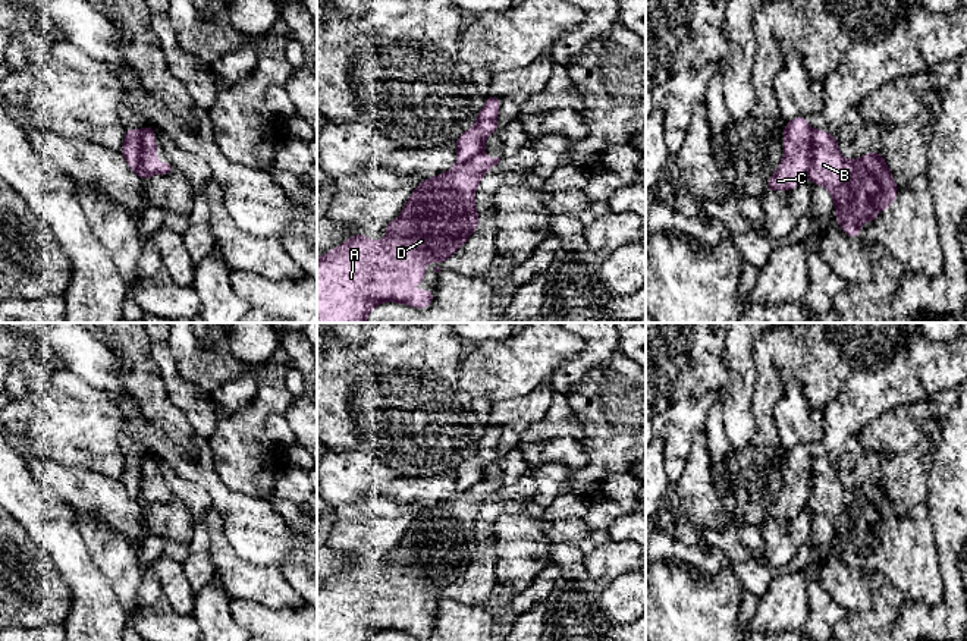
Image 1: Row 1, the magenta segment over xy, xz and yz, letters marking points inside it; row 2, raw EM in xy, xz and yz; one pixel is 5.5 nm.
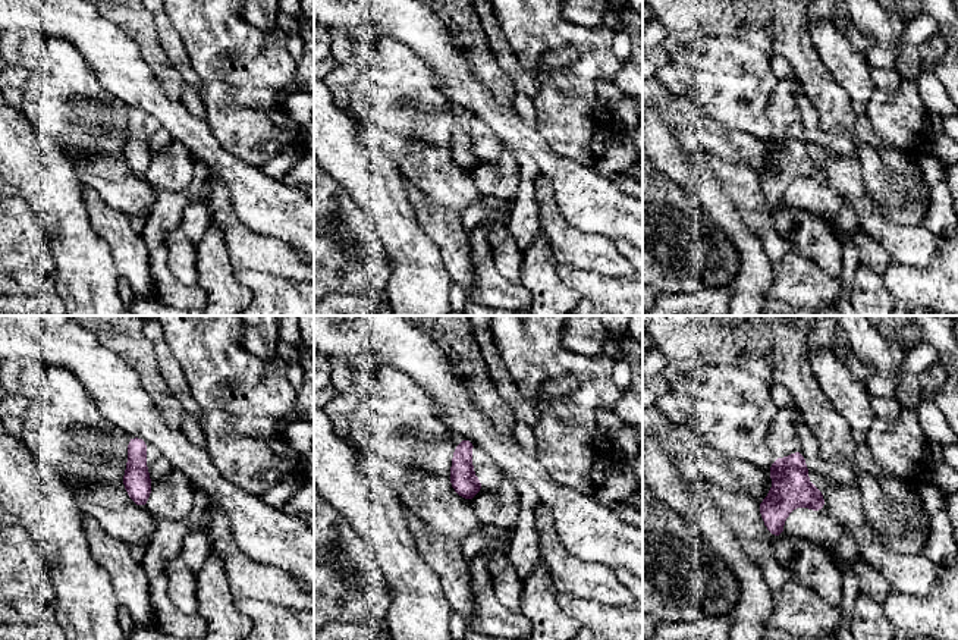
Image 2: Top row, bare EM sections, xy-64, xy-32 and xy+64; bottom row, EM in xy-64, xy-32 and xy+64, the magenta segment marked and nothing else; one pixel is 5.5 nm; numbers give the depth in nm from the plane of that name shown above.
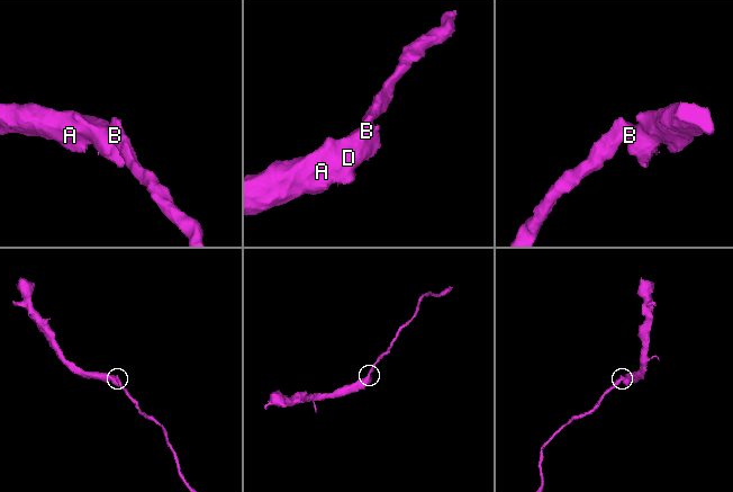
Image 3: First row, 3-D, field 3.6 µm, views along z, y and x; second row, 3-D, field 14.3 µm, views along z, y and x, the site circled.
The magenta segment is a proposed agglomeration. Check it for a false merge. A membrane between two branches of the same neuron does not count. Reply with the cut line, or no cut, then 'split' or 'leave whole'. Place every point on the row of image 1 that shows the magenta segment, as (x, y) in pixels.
cut in yz along (812, 129), (810, 169), (807, 175); split

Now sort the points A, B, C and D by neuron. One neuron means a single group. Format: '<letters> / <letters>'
A B D / C

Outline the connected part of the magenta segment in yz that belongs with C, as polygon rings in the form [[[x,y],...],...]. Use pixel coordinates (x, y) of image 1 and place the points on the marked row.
[[[797,116],[784,126],[784,158],[767,180],[767,192],[791,191],[800,185],[810,170],[811,129],[807,117]]]

